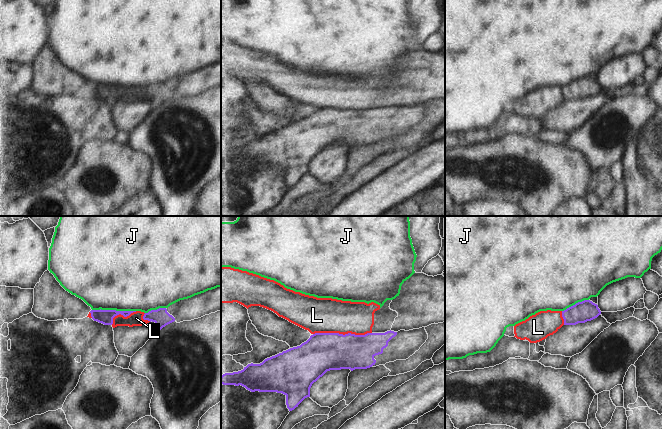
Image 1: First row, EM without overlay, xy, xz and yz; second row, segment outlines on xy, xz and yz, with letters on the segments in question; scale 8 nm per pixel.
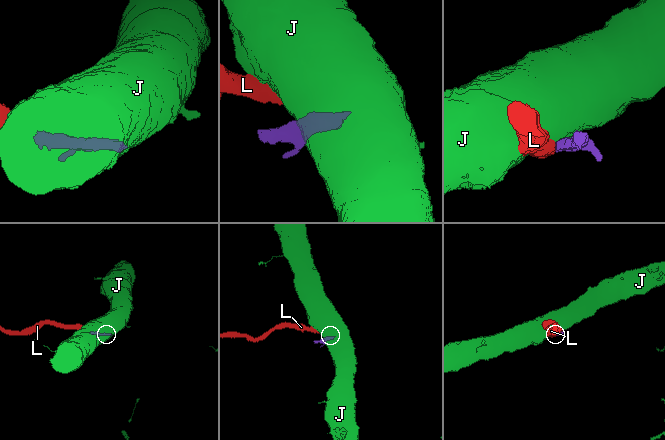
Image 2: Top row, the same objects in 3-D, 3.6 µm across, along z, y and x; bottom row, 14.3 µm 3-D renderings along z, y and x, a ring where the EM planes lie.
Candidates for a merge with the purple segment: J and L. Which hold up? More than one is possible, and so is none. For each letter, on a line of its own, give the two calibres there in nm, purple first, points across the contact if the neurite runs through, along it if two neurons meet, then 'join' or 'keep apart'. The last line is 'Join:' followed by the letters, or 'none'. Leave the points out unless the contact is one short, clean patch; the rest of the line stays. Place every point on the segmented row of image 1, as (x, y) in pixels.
J: calibres 120 and 500 nm; keep apart
L: calibres 320 and 280 nm; border xz (371, 332), (364, 334), (313, 334); keep apart
Join: none

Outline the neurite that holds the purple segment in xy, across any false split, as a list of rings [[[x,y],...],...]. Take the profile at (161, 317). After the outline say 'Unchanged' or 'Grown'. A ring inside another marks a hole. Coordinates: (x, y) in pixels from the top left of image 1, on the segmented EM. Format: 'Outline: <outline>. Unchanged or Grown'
Outline: [[[221,287],[180,300],[168,308],[151,310],[144,314],[143,319],[154,322],[153,329],[161,330],[174,321],[191,321],[217,311],[221,311]]]. Grown.

